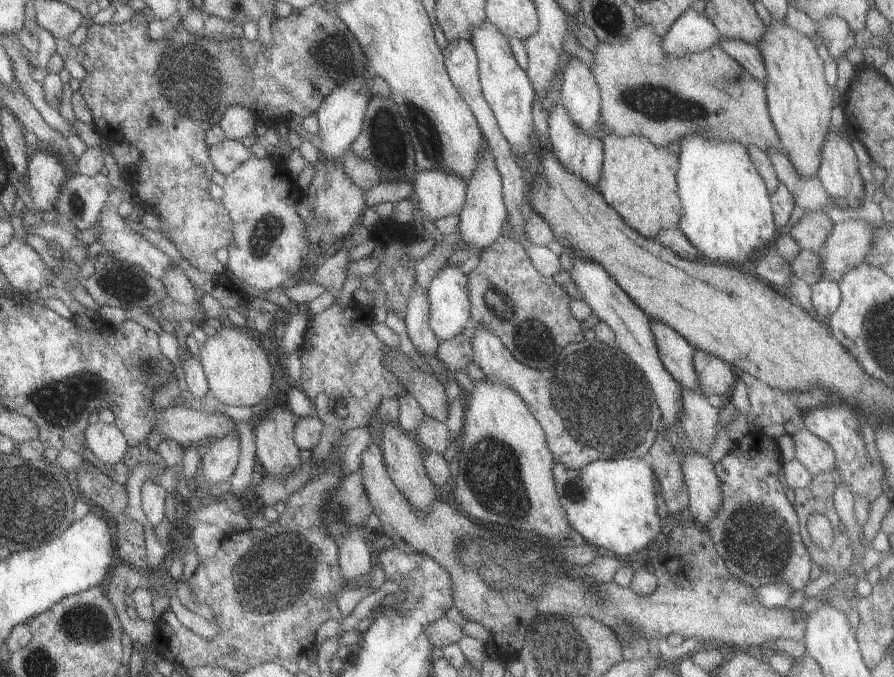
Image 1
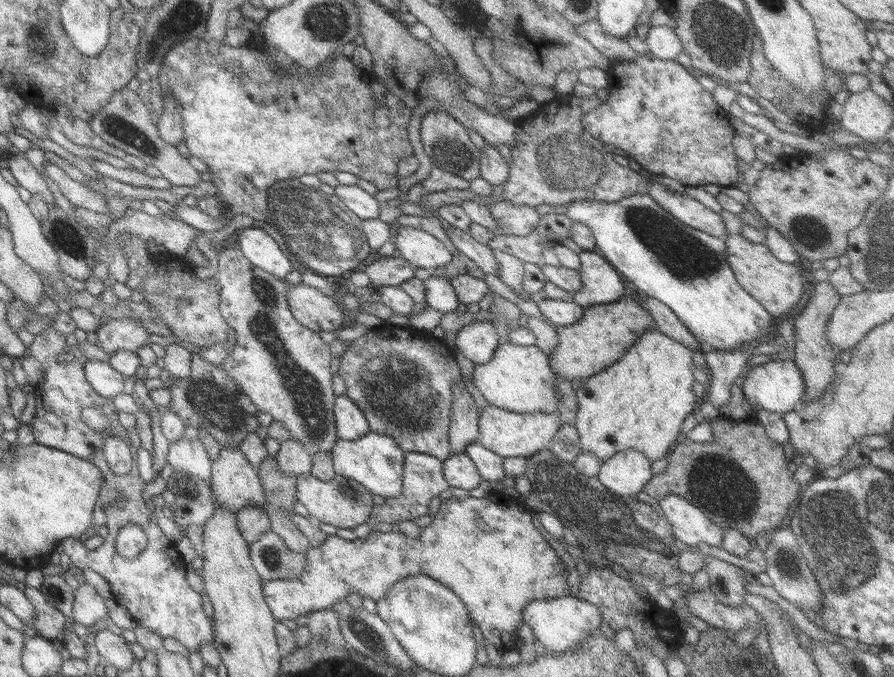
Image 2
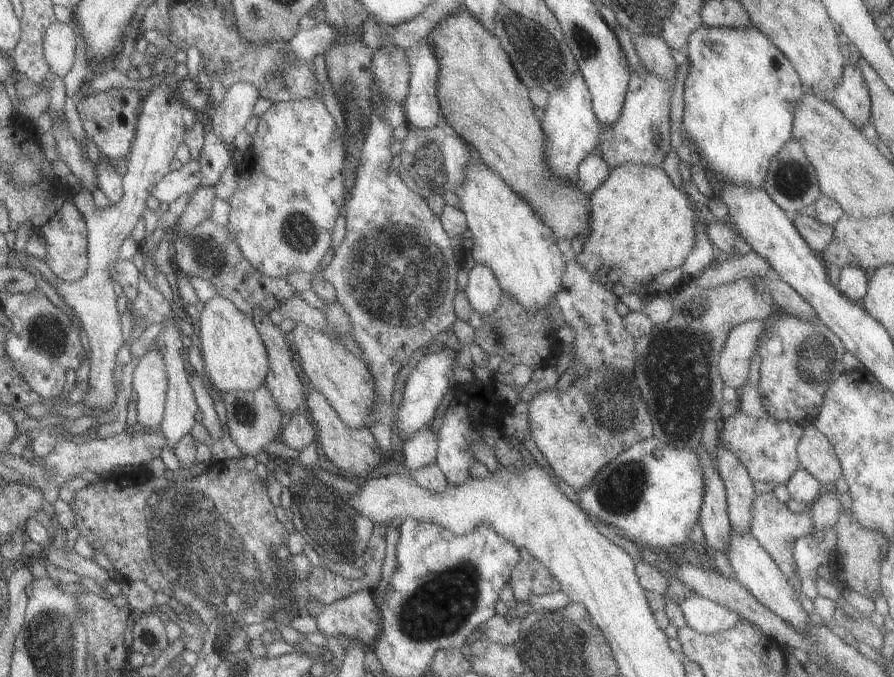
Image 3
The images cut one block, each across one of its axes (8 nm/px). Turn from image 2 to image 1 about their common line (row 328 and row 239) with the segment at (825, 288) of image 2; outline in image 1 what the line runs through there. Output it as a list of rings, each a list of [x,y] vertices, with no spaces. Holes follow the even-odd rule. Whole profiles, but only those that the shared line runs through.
[[[806,210],[796,215],[787,235],[797,243],[800,249],[818,253],[833,225],[823,211]]]

